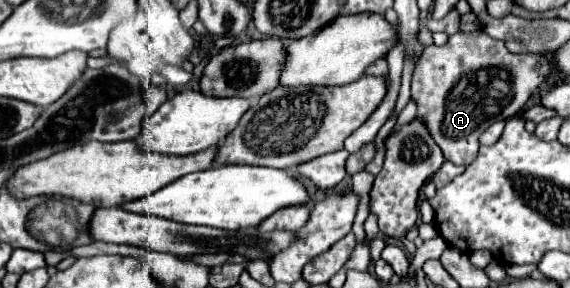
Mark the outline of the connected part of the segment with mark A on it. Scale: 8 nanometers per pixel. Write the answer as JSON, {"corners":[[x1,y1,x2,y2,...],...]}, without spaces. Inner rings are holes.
{"corners":[[484,31,458,32,448,38,442,49,424,49,424,57,420,57,412,77,412,97,418,103,418,119,426,121,444,157,456,165,470,165,478,155,478,137,494,121,504,121,516,115,528,97,538,89,538,85,552,75,552,71,554,63,548,55,510,53,502,41,492,39]]}

